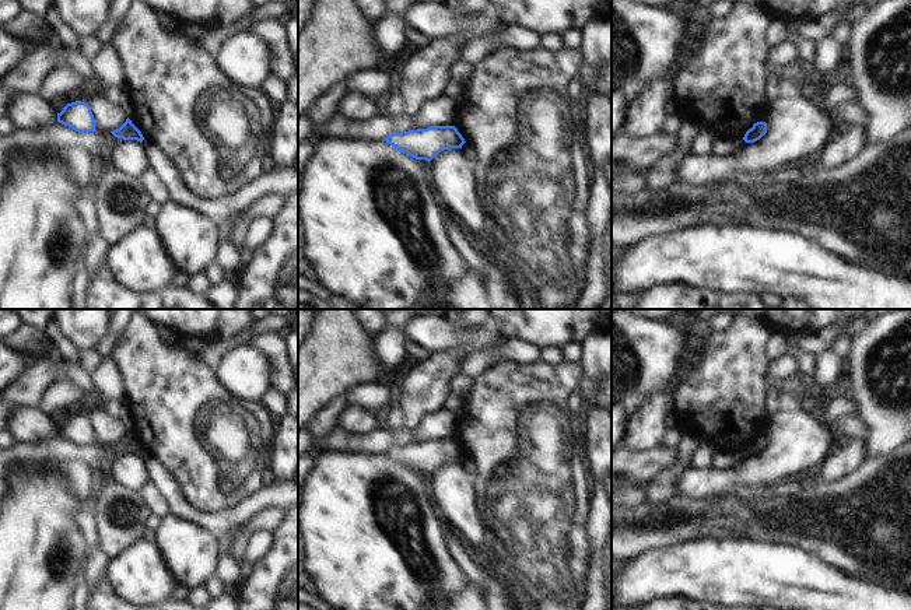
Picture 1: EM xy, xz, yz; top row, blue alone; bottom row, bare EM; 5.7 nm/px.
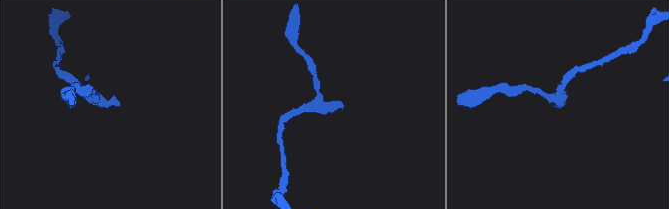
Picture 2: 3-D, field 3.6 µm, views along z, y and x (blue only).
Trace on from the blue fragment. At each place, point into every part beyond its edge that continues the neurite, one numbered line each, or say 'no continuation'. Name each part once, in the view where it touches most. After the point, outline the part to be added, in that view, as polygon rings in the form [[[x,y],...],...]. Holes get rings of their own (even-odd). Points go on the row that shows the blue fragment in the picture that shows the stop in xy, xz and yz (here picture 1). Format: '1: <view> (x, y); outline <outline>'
no continuation

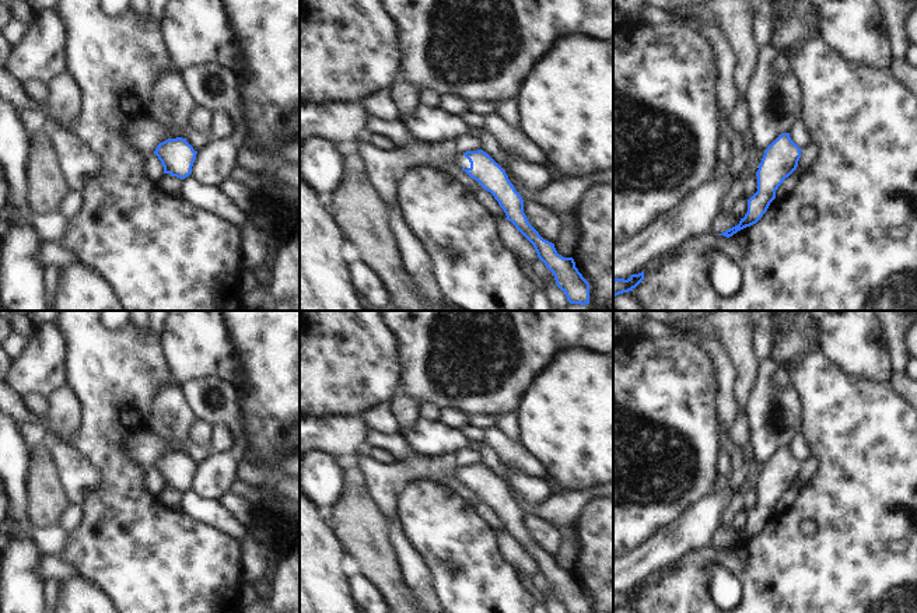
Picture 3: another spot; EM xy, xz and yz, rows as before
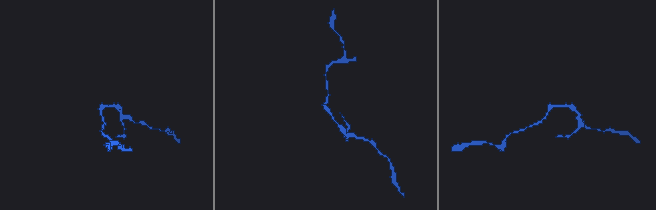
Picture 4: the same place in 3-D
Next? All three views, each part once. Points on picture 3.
1: xz (461, 161); outline [[[463,154],[458,155],[454,162],[459,168],[465,168],[465,169],[470,168],[470,162],[469,162],[469,160]]]

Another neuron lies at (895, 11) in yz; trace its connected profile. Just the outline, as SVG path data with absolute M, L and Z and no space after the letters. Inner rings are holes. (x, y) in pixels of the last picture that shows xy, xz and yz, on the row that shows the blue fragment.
M878 0L878 3L893 45L890 69L917 95L917 67L907 59L907 50L913 42L904 32L906 18L917 7L917 0Z

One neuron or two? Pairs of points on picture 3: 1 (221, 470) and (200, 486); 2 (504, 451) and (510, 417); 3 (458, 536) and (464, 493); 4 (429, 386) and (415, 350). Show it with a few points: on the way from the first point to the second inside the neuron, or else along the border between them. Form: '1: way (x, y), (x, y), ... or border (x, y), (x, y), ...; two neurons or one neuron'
1: way (216, 473), (206, 483); one neuron
2: border (494, 427), (518, 441); two neurons
3: border (433, 483), (444, 486), (472, 505); two neurons
4: way (429, 378), (429, 364), (423, 358); one neuron

